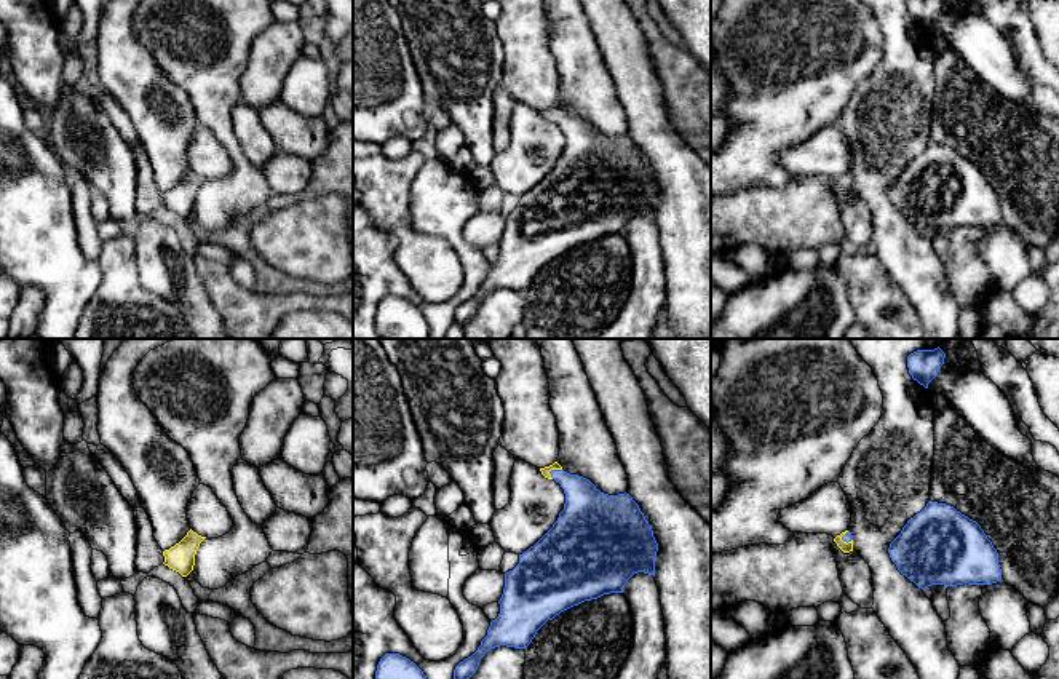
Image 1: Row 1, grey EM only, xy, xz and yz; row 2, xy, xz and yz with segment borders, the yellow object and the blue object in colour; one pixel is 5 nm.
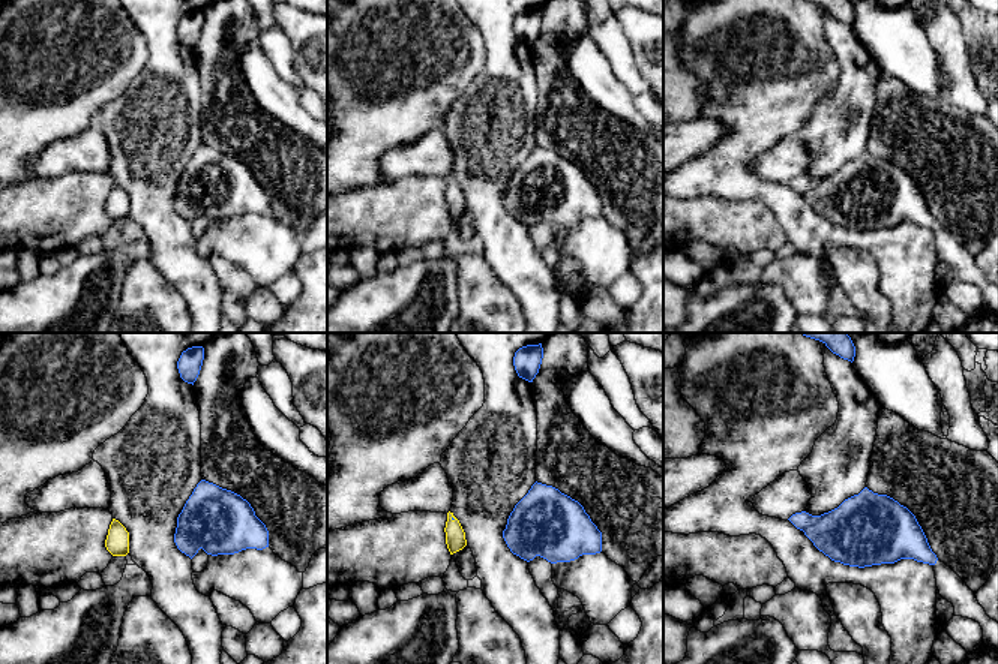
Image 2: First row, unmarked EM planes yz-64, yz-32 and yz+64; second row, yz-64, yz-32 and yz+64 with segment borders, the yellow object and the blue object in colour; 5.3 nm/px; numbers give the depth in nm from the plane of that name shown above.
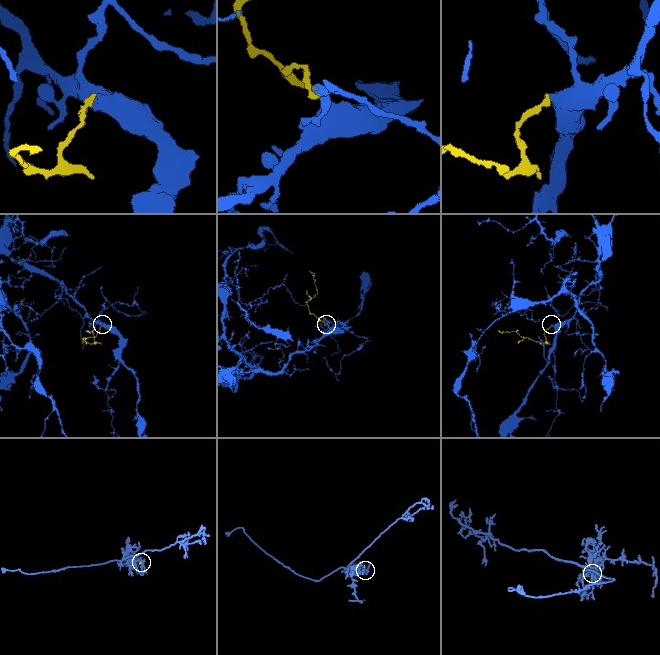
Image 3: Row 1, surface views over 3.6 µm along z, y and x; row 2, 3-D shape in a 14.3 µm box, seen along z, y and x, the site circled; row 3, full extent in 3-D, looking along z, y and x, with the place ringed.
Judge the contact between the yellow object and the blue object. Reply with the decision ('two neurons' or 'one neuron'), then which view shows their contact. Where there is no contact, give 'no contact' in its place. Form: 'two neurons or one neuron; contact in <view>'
one neuron; contact in xz

